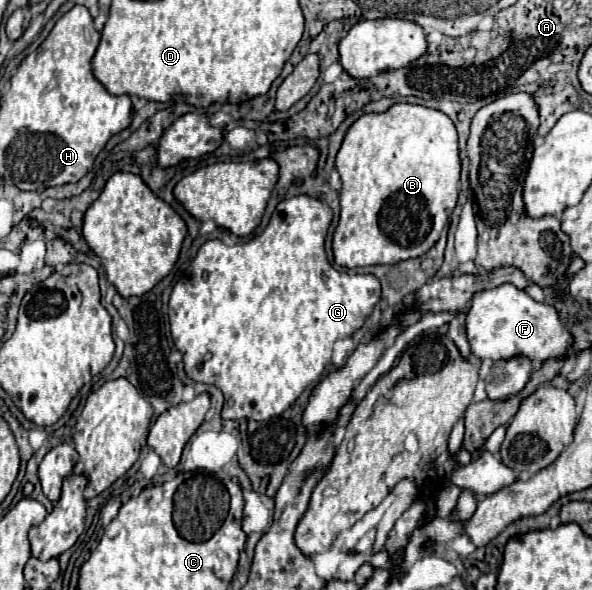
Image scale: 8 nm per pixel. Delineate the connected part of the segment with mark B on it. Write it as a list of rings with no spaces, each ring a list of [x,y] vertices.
[[[393,104],[381,114],[363,114],[349,126],[337,152],[335,168],[343,182],[339,192],[341,214],[331,244],[335,264],[359,268],[417,258],[439,240],[457,204],[461,160],[455,124],[443,112],[419,104]]]

